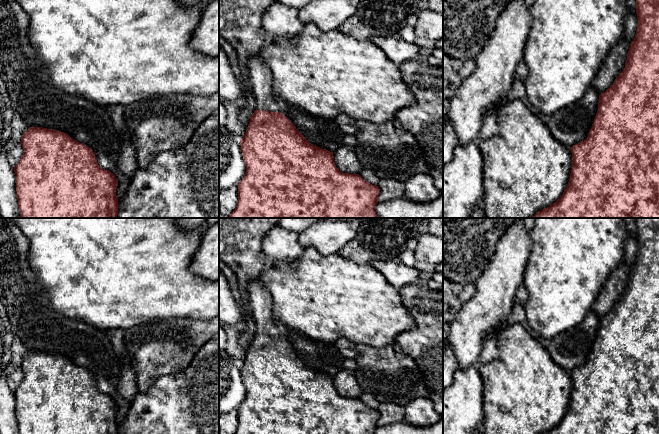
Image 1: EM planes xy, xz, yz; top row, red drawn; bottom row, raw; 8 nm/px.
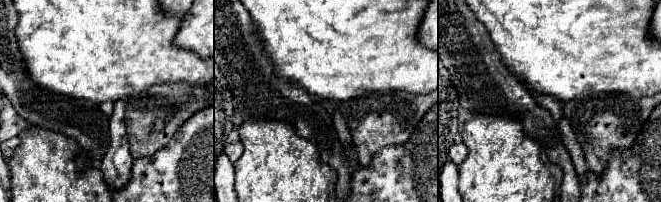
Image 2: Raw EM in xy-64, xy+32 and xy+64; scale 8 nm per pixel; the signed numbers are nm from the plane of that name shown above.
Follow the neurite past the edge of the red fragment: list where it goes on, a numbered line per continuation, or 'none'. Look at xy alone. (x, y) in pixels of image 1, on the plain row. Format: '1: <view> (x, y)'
none

